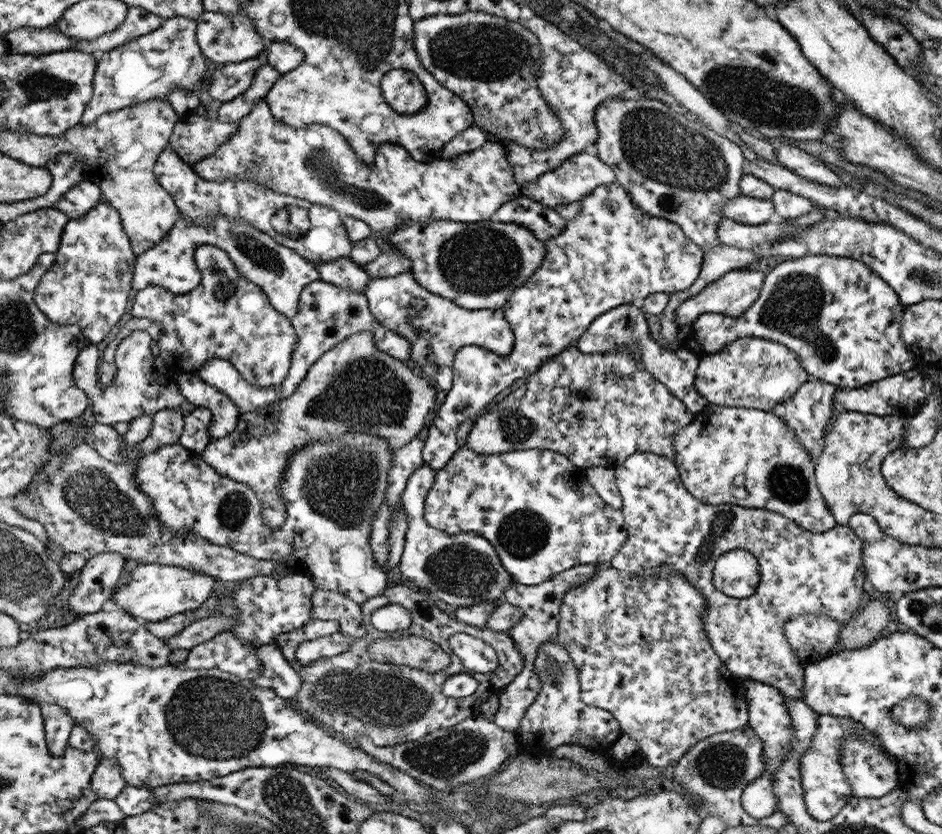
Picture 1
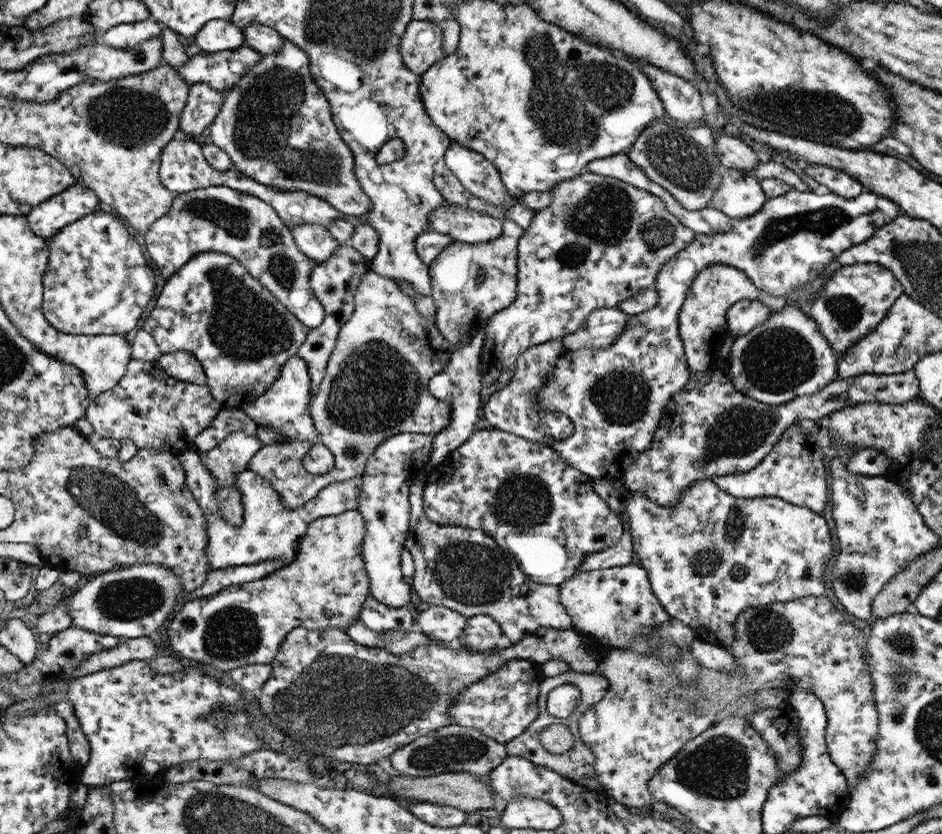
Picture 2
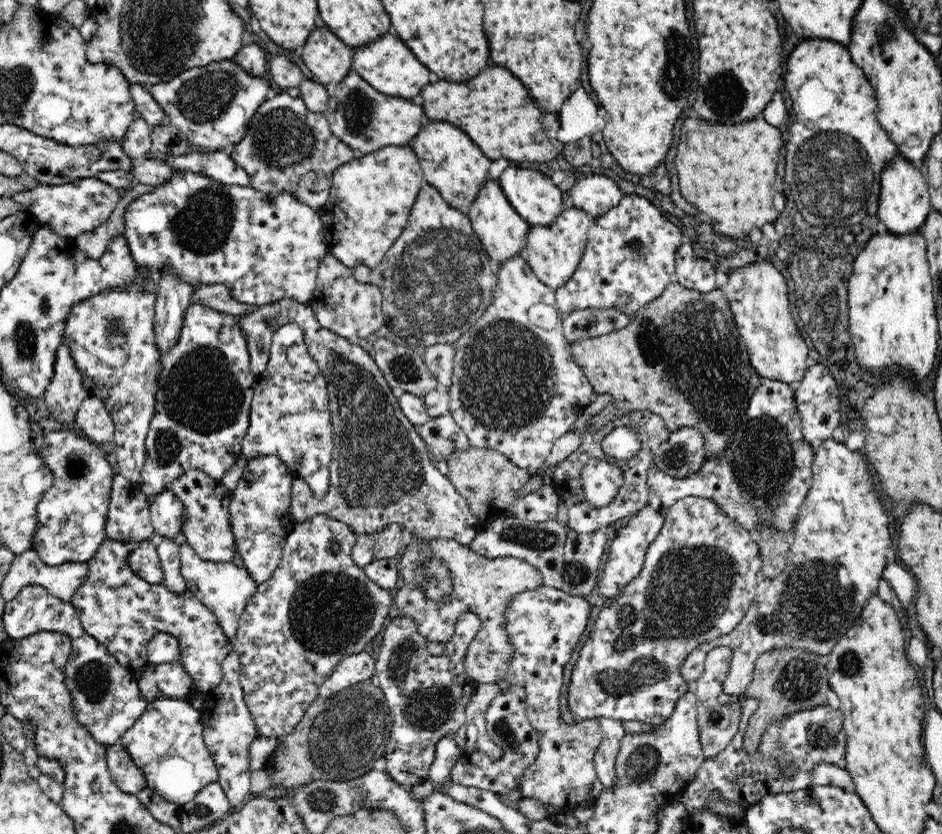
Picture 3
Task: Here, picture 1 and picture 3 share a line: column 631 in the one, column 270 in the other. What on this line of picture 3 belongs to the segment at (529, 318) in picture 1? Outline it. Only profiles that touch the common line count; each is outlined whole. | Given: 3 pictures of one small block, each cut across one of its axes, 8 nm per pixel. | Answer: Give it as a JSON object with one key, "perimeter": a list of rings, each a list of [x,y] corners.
{"perimeter":[[[173,172],[164,186],[136,197],[126,207],[123,236],[132,258],[150,269],[156,282],[161,268],[168,263],[180,279],[199,286],[222,283],[244,303],[260,306],[284,299],[311,303],[317,270],[327,254],[319,212],[285,192],[269,200],[249,186],[224,186],[201,174]]]}

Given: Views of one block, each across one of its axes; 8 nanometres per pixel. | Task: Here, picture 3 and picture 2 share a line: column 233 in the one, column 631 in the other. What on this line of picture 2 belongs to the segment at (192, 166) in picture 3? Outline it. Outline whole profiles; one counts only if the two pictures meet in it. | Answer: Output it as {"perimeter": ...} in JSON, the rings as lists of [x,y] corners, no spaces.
{"perimeter":[[[620,153],[613,156],[603,157],[602,159],[591,160],[588,162],[584,168],[584,172],[591,172],[596,175],[611,177],[612,179],[620,180],[621,182],[631,184],[635,188],[640,188],[649,192],[653,196],[659,197],[664,202],[664,207],[667,209],[667,212],[670,212],[683,226],[689,228],[694,233],[699,234],[709,234],[715,233],[715,231],[727,231],[729,227],[733,227],[737,221],[730,219],[728,216],[725,216],[722,212],[715,210],[709,206],[695,211],[686,211],[685,208],[679,206],[679,201],[671,195],[671,193],[665,191],[663,187],[659,187],[657,183],[649,181],[649,177],[645,176],[645,173],[633,164],[633,161],[626,156],[625,153]]]}

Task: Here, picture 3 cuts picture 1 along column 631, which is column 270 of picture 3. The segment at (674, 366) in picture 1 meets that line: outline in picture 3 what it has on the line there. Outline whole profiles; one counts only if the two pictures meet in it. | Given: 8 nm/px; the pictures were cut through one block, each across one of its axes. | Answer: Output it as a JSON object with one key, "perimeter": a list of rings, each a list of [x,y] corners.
{"perimeter":[[[284,299],[276,302],[272,302],[268,305],[260,305],[258,306],[252,314],[248,314],[248,316],[240,317],[240,325],[242,325],[242,329],[244,329],[244,333],[246,333],[246,343],[248,343],[248,350],[251,355],[251,370],[252,373],[256,376],[262,375],[264,372],[267,372],[267,365],[269,362],[269,349],[271,348],[271,342],[273,339],[273,334],[284,325],[289,327],[297,327],[302,335],[303,340],[306,342],[307,349],[309,354],[316,360],[316,363],[320,366],[324,375],[327,376],[327,381],[329,382],[328,391],[329,391],[329,412],[332,416],[331,422],[333,423],[334,430],[334,450],[332,450],[332,460],[329,466],[329,483],[328,492],[326,492],[326,496],[323,499],[317,498],[314,495],[314,492],[310,489],[310,485],[306,480],[302,480],[302,478],[295,478],[292,480],[292,499],[290,502],[290,513],[292,513],[292,520],[295,522],[308,520],[311,516],[325,514],[336,520],[344,521],[344,523],[348,524],[348,526],[352,527],[352,530],[356,534],[364,533],[364,534],[372,534],[378,532],[381,528],[384,528],[387,524],[390,523],[400,523],[404,525],[404,527],[408,528],[407,531],[410,531],[410,535],[416,533],[416,535],[422,535],[422,537],[426,539],[446,539],[446,540],[456,540],[462,545],[466,545],[472,540],[472,537],[477,533],[478,529],[481,528],[482,524],[473,517],[473,514],[470,512],[469,506],[467,505],[464,498],[458,494],[456,488],[452,485],[450,479],[446,479],[438,469],[436,465],[432,464],[427,457],[427,452],[425,451],[425,444],[422,439],[419,437],[419,432],[416,431],[414,425],[406,419],[404,416],[404,412],[401,411],[399,407],[399,402],[396,401],[394,396],[392,395],[392,388],[386,380],[384,376],[382,376],[382,372],[378,367],[376,367],[376,363],[374,363],[373,358],[366,353],[360,345],[352,344],[348,341],[348,339],[344,339],[343,337],[326,330],[324,327],[320,326],[320,323],[317,321],[315,317],[315,312],[313,311],[314,305],[312,303],[300,303],[296,302],[294,299]]]}

